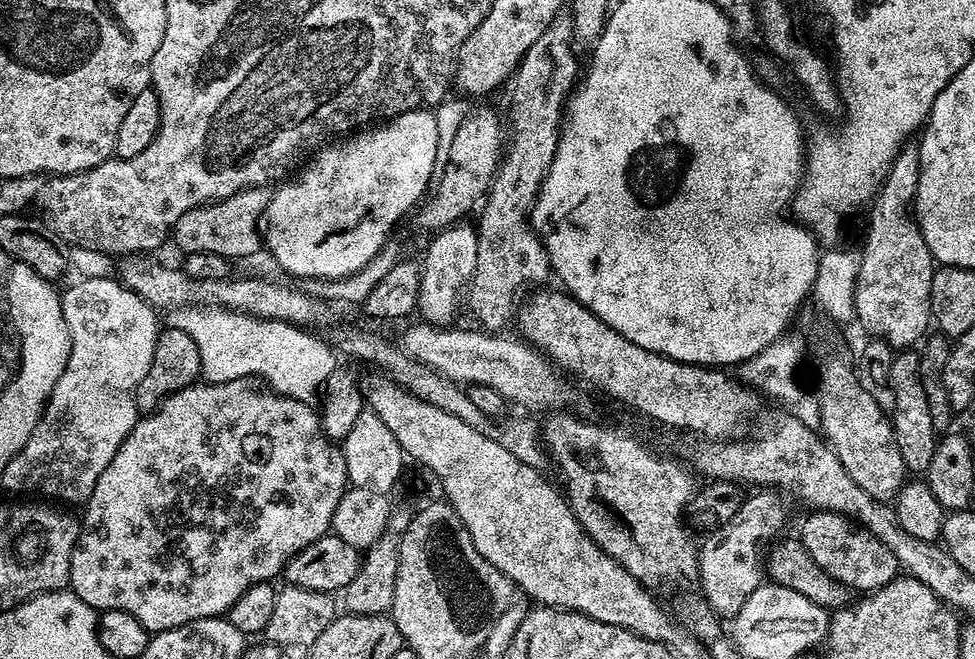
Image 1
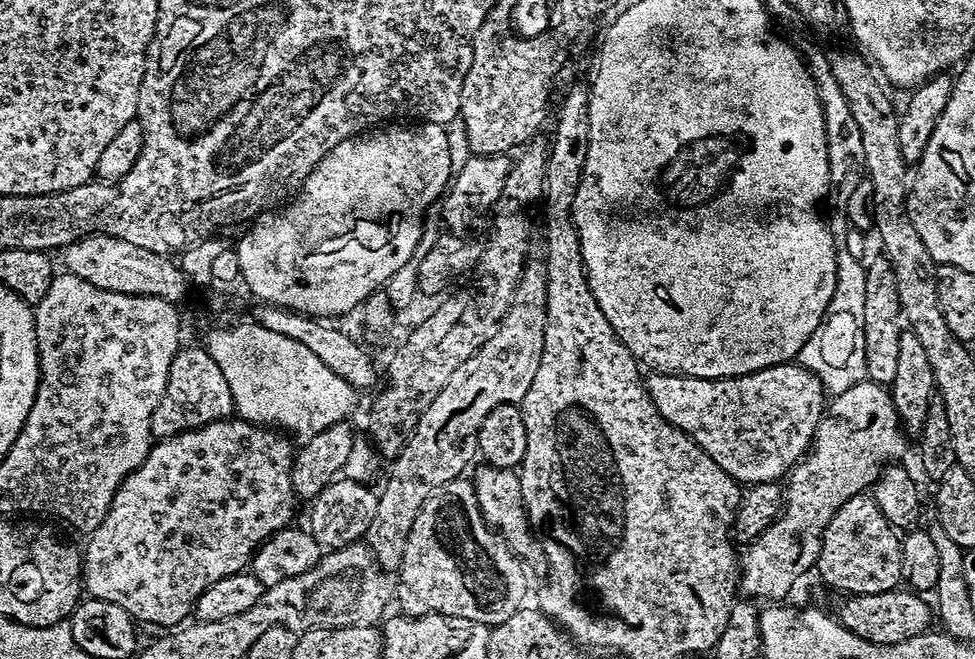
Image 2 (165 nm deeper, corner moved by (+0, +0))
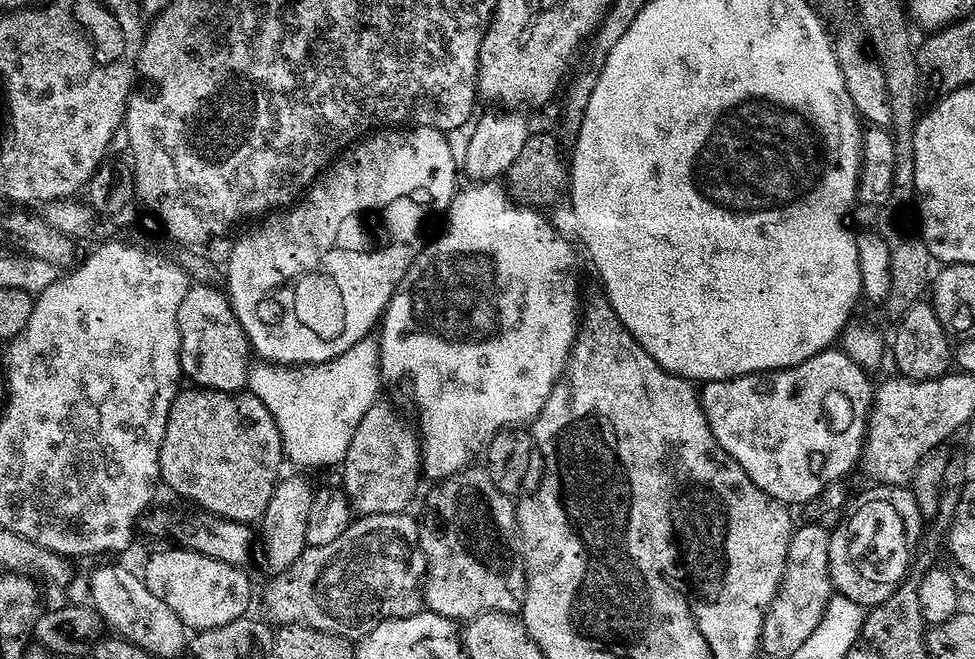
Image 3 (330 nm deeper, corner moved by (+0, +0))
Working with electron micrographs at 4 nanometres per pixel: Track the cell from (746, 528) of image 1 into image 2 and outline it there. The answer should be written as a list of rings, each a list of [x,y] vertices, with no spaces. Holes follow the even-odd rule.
[[[867,378],[845,393],[833,395],[807,456],[786,477],[783,513],[739,557],[739,591],[760,602],[783,601],[783,596],[815,569],[830,518],[847,500],[871,489],[889,463],[901,459],[908,443],[909,437],[892,405],[891,391],[885,385]]]

